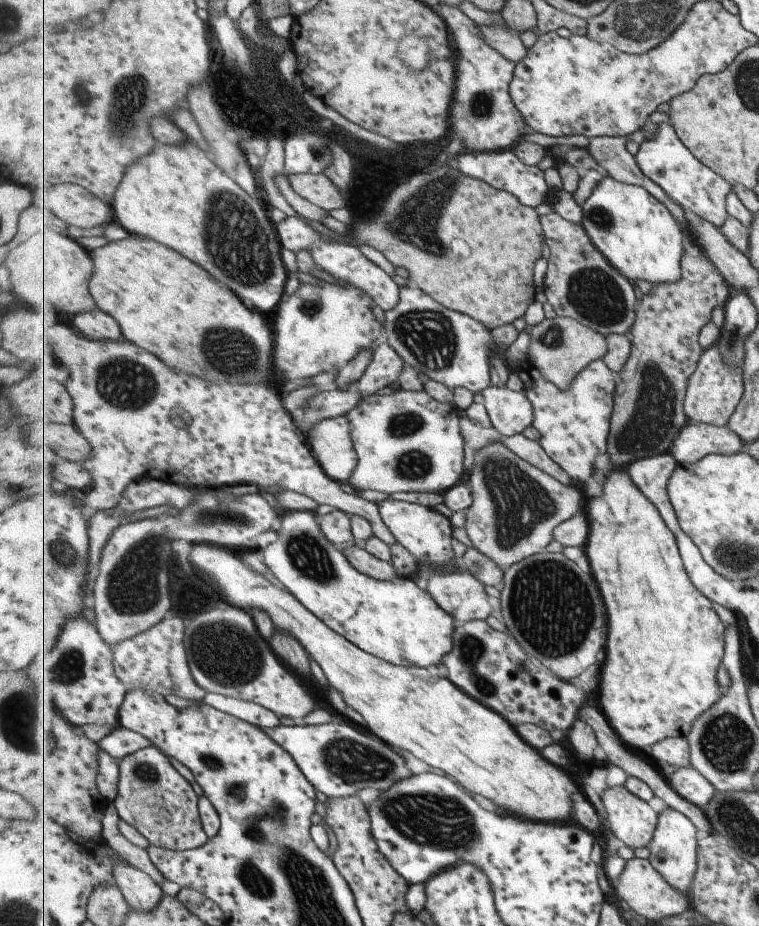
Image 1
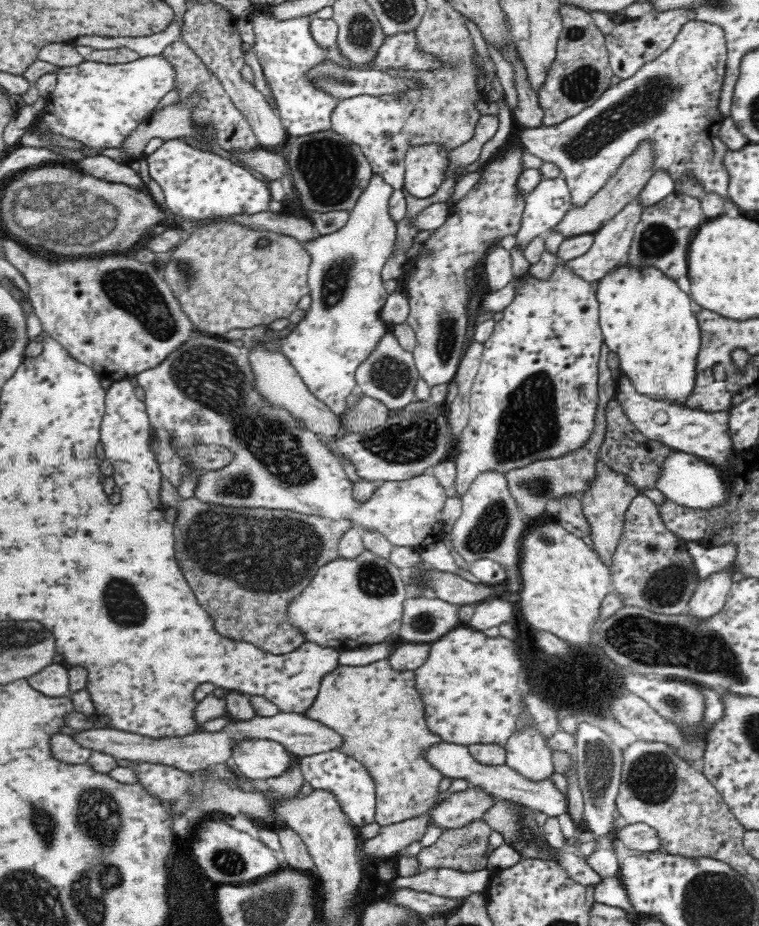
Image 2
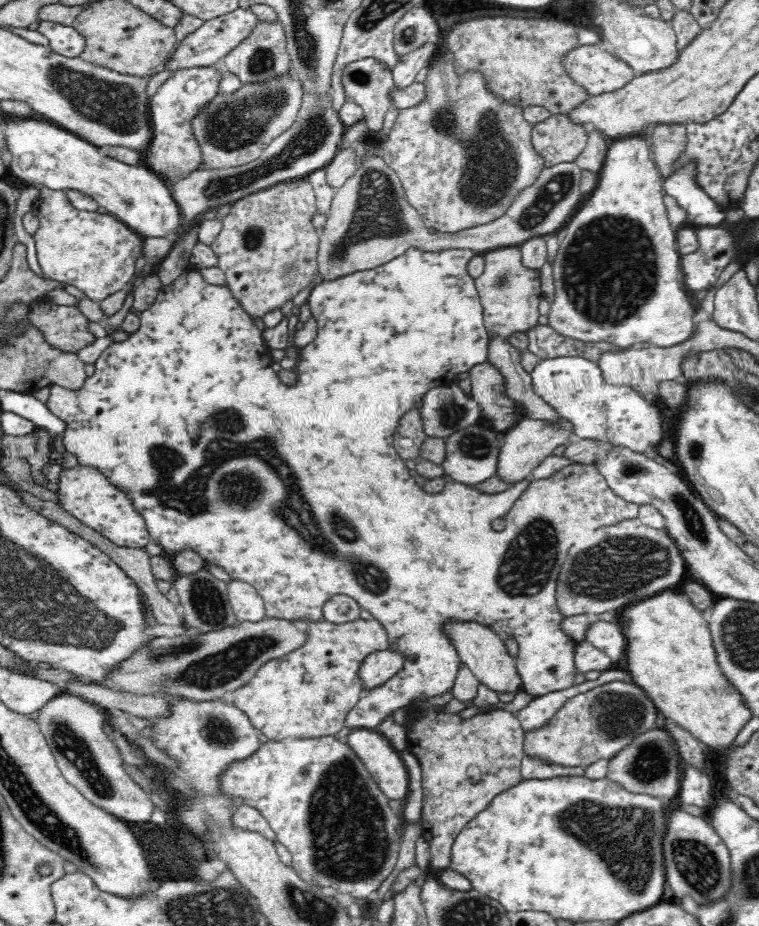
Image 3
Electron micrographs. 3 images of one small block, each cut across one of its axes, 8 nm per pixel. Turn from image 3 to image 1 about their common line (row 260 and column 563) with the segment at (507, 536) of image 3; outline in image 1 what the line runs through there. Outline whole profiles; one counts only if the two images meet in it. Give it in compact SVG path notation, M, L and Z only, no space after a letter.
M529 346L525 360L520 367L513 365L511 370L523 382L522 391L533 405L532 426L541 433L538 441L561 468L564 468L574 480L577 478L577 484L589 484L589 476L593 476L597 460L601 460L601 456L609 452L612 414L616 406L616 387L619 384L618 375L603 359L597 359L576 376L570 389L563 390L542 374L536 374L529 356Z

